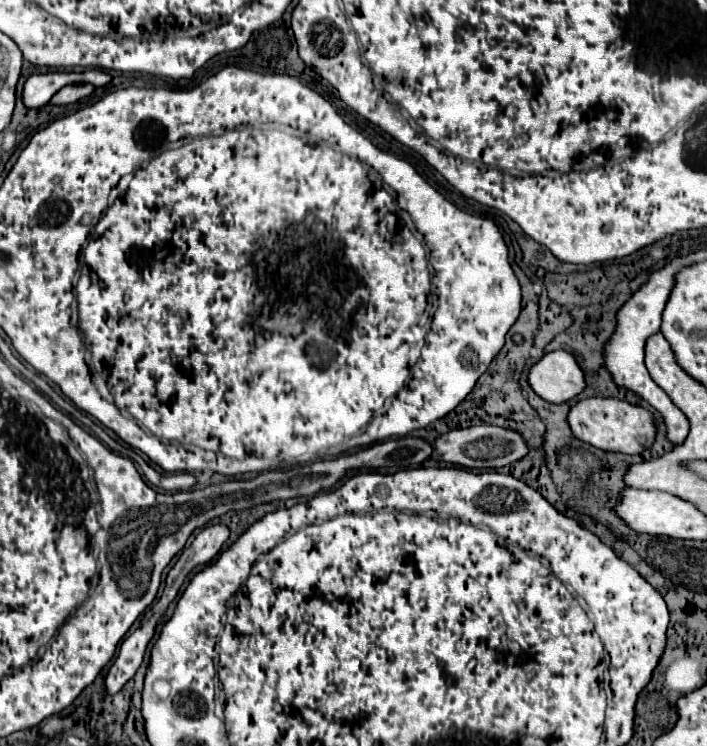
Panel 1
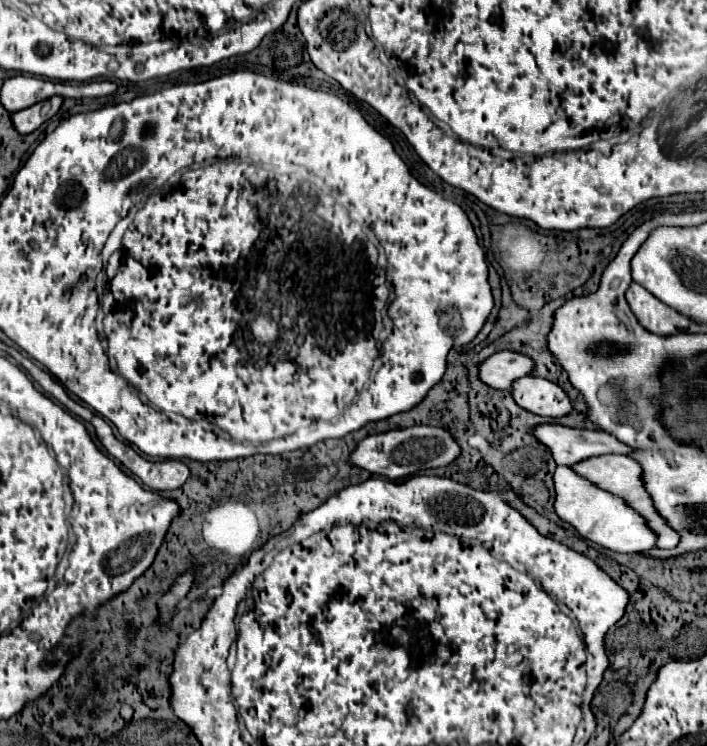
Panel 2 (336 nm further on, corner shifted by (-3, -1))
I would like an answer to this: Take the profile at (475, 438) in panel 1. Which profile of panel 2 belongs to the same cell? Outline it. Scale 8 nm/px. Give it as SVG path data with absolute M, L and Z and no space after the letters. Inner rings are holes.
M411 426L403 430L389 430L383 434L373 434L369 438L359 440L355 450L349 454L349 464L361 470L367 470L371 474L387 476L389 480L399 480L399 478L417 474L419 470L447 466L459 456L459 452L461 450L457 442L451 438L447 430L431 428L431 426Z

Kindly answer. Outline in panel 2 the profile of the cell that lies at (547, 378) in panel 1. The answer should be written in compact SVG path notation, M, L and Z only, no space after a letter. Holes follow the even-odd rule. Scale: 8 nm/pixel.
M497 352L479 364L479 380L495 390L509 390L515 378L531 374L531 358L517 352Z

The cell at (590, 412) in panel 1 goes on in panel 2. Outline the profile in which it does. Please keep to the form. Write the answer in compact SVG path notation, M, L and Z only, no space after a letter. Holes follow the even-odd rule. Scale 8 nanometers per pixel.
M533 374L513 382L511 396L521 408L535 412L539 416L557 418L571 412L571 402L567 394L557 384L537 378Z

